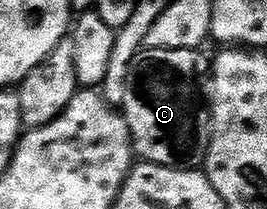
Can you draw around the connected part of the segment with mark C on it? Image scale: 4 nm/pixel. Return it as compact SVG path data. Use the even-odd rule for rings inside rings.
M143 49L132 61L128 73L128 93L121 110L126 117L130 138L139 160L161 167L198 169L205 164L206 150L210 144L210 109L205 94L194 95L198 87L198 74L202 71L202 59L197 50Z

